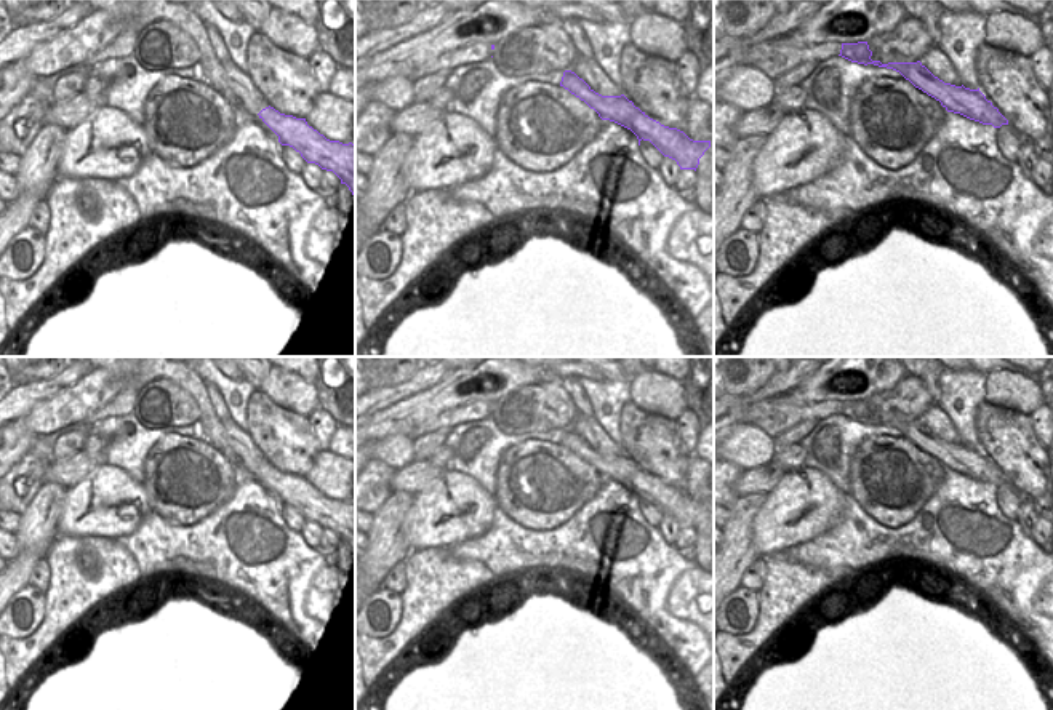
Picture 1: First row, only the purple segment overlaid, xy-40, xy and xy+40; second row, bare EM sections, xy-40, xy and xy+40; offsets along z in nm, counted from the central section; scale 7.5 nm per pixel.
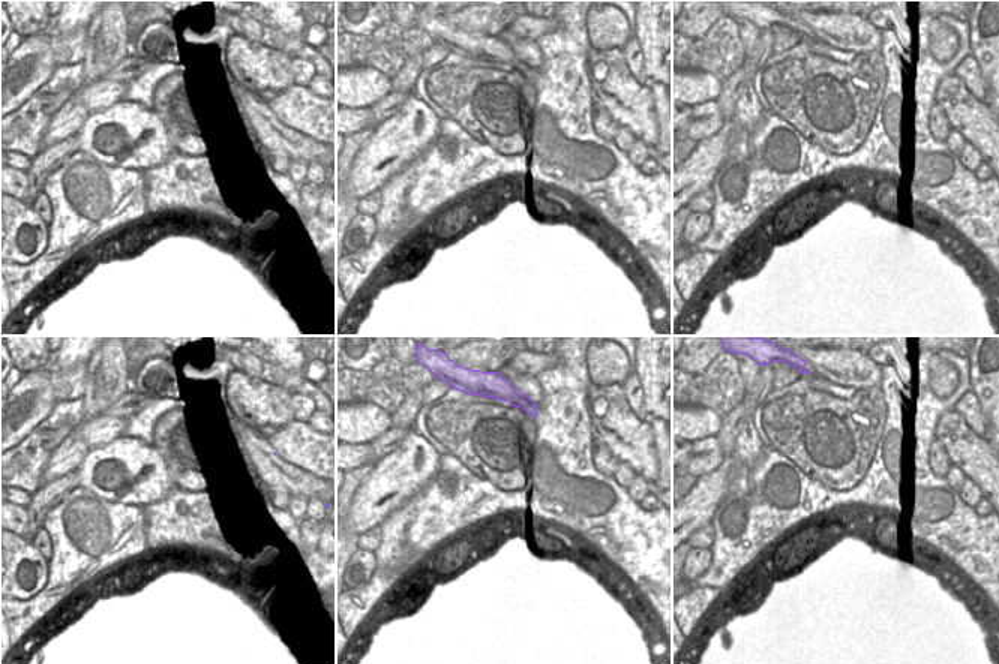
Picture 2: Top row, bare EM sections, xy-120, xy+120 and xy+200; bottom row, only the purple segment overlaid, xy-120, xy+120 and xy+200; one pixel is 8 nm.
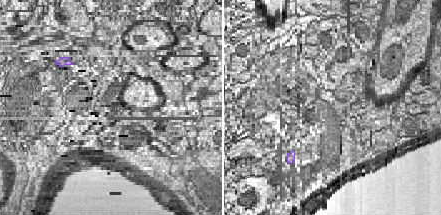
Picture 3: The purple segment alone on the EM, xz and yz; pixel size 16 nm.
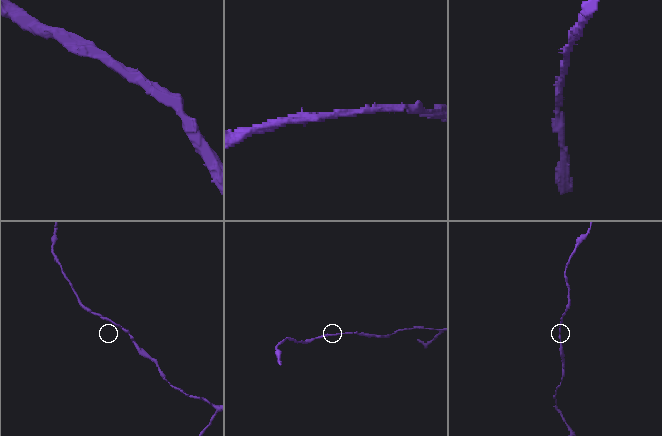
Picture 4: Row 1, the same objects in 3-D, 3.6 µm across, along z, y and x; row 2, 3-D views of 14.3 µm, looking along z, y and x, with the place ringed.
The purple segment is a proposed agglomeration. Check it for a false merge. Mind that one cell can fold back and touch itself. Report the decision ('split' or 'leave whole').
leave whole

